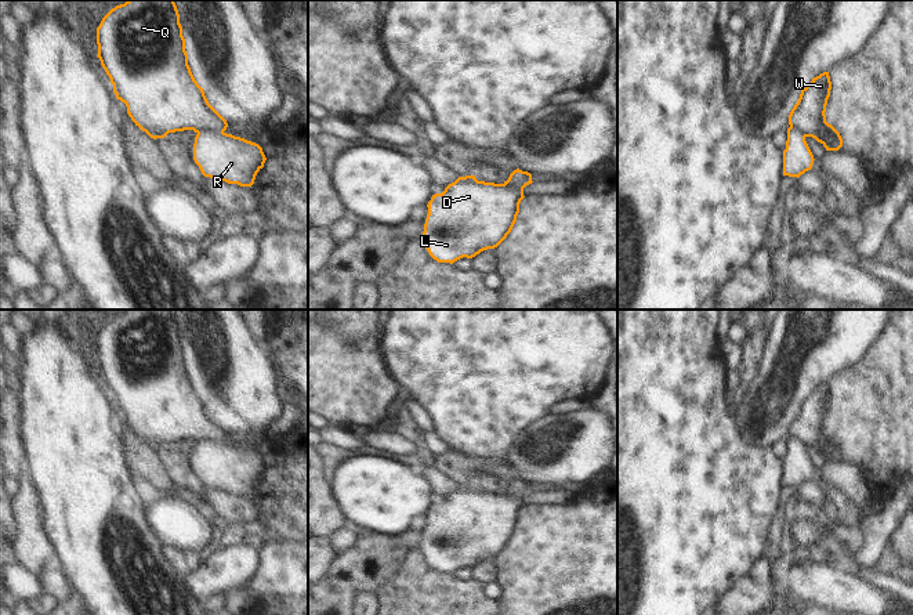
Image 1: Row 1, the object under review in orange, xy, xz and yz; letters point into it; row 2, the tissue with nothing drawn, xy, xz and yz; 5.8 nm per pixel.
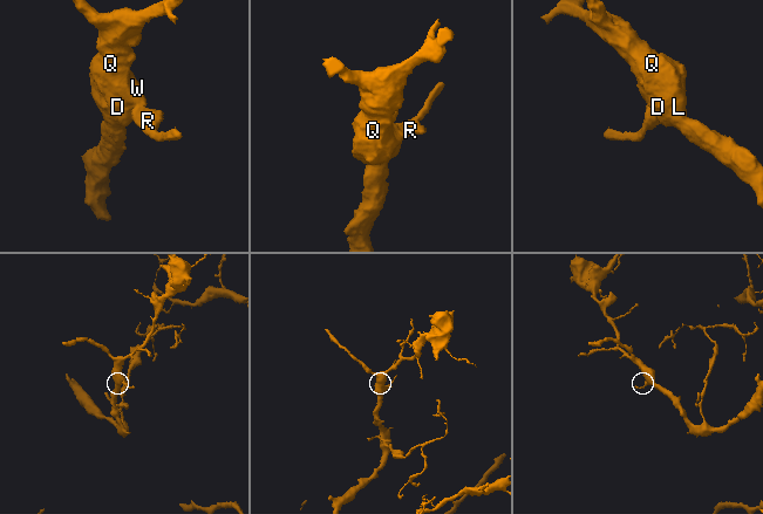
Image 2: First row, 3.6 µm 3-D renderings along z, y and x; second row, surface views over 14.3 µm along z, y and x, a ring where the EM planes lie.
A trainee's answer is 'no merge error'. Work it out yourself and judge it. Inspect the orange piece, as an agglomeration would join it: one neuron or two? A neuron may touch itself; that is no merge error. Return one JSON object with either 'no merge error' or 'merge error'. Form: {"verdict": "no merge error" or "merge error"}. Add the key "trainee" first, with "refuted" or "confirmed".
{"trainee": "refuted", "verdict": "merge error"}

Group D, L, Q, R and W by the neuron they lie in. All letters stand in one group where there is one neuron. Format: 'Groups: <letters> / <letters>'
Groups: D L Q W / R

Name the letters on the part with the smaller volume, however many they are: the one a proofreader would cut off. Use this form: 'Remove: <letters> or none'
Remove: R

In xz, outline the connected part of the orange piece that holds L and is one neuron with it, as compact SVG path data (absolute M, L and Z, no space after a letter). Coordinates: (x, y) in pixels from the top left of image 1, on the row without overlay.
M475 485L459 486L442 503L432 504L421 550L430 565L438 572L472 568L483 560L497 557L511 542L519 513L525 507L523 498L533 491L511 491L503 493L478 491Z

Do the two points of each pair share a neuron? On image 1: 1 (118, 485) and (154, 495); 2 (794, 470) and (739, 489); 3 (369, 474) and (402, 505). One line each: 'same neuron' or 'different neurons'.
1: different neurons
2: different neurons
3: same neuron

